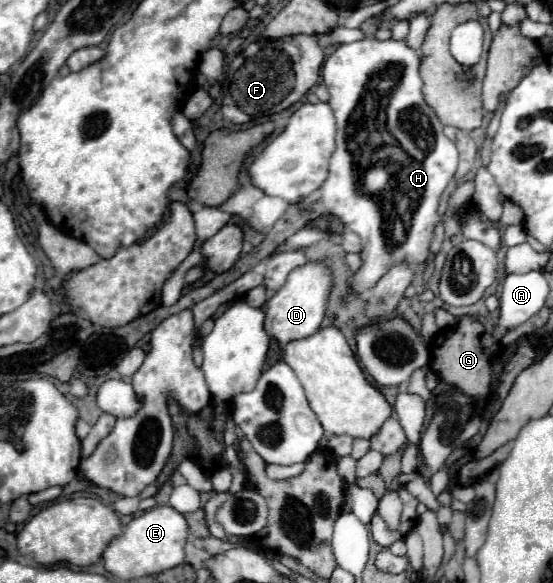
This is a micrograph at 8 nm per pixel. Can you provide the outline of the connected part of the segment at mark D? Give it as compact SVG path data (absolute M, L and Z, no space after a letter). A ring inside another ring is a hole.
M307 262L299 268L295 268L287 282L283 284L281 290L267 302L267 320L265 320L265 330L283 346L291 340L307 338L315 334L325 318L327 310L327 296L329 290L333 288L333 274L327 262Z

